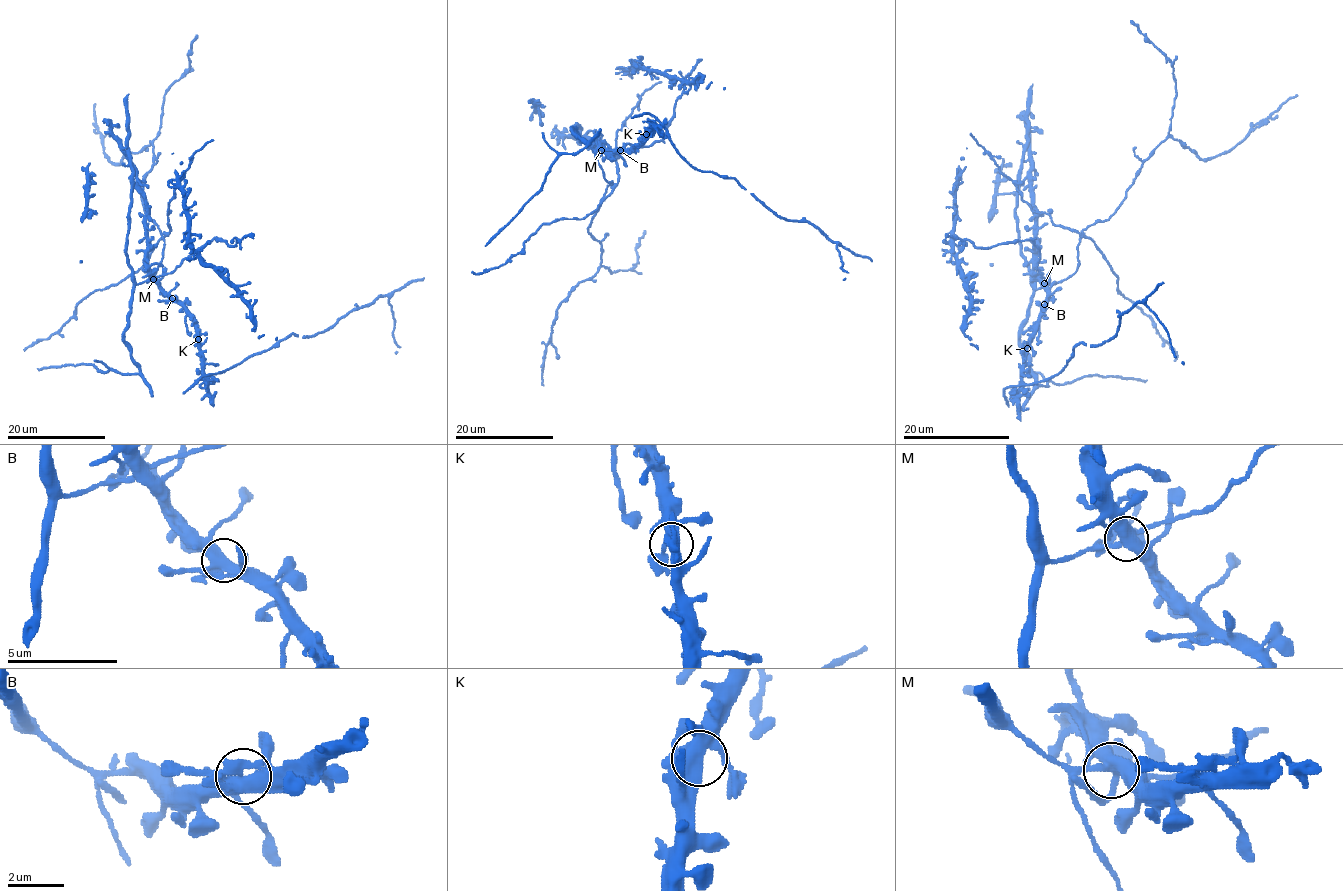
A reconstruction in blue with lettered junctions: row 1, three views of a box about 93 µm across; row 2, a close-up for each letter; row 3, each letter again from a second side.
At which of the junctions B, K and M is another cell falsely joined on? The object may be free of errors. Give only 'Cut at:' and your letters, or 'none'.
Cut at: none

